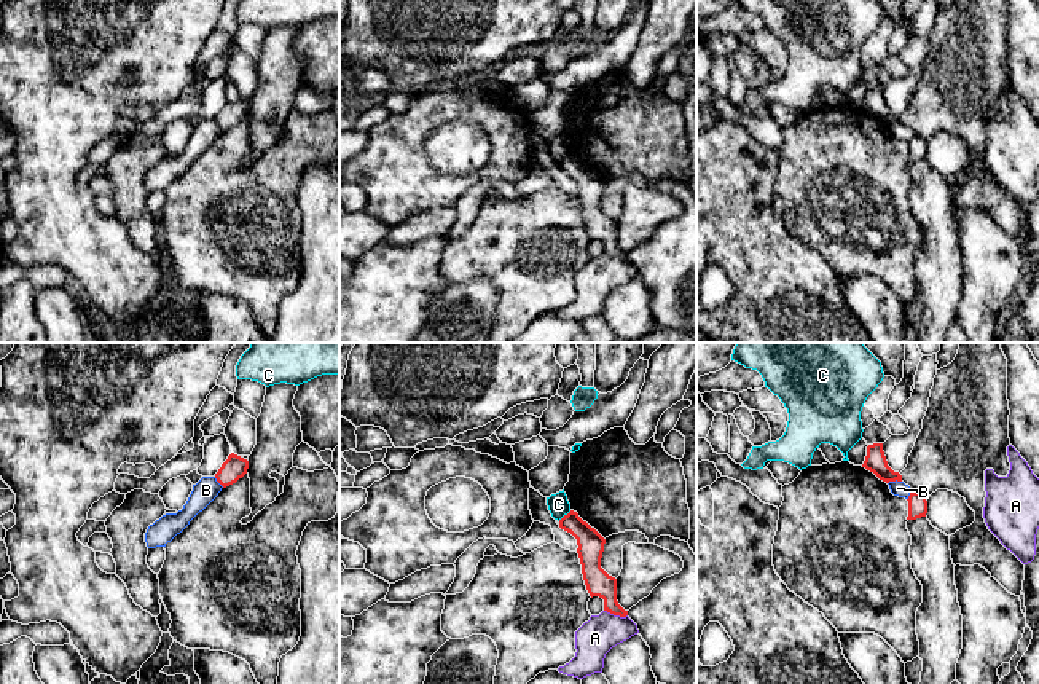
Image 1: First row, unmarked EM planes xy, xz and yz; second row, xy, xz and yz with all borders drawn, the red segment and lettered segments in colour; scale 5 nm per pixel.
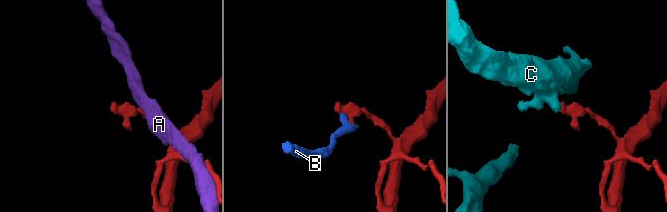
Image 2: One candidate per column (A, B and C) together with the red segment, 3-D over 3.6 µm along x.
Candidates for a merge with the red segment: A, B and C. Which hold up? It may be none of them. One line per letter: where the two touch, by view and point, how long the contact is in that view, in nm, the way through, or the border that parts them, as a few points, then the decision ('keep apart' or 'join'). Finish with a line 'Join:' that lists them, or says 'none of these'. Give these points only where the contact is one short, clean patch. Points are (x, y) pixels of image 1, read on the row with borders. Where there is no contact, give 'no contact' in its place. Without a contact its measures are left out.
A: xz (615, 614) | 120 nm | keep apart
B: yz (894, 480) | 70 nm | along yz (901, 480), (888, 483) | keep apart
C: xz (564, 515) | 90 nm | along xz (571, 511), (558, 520) | keep apart
Join: none of these

